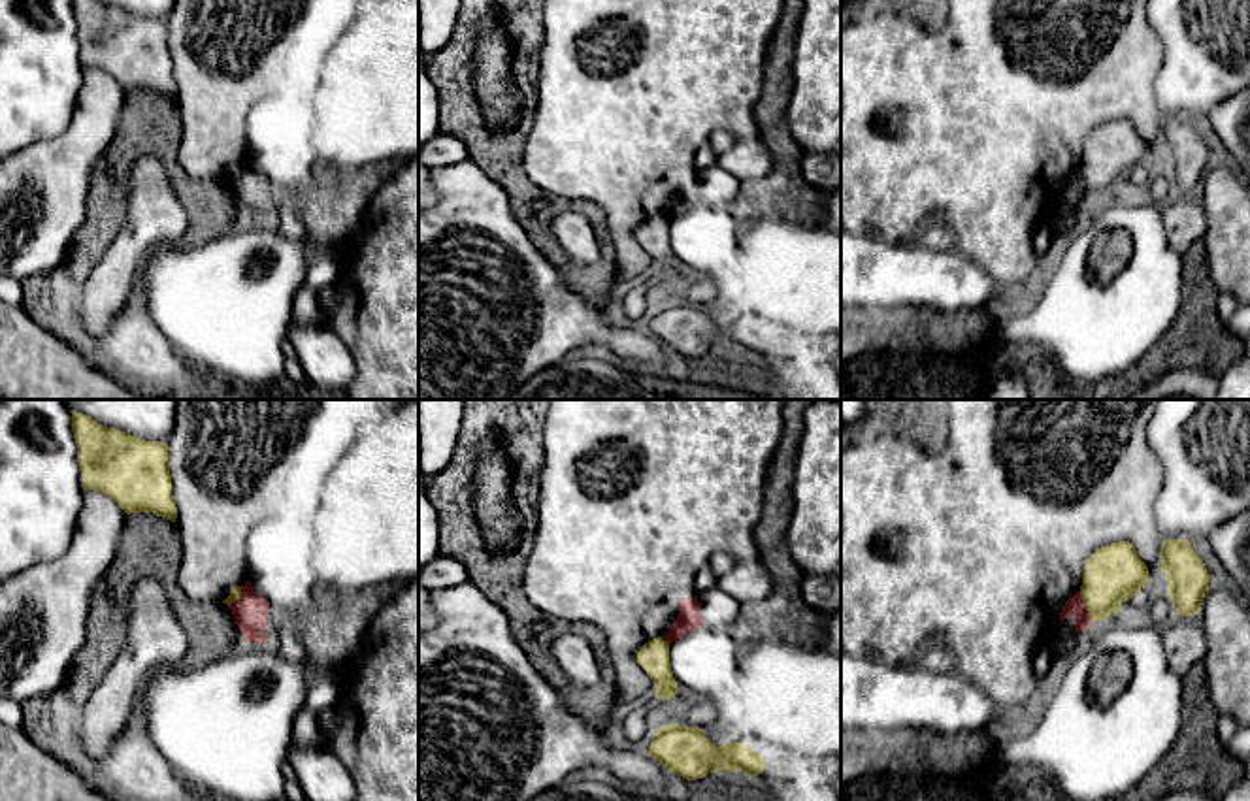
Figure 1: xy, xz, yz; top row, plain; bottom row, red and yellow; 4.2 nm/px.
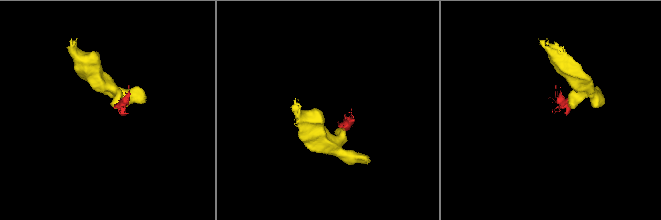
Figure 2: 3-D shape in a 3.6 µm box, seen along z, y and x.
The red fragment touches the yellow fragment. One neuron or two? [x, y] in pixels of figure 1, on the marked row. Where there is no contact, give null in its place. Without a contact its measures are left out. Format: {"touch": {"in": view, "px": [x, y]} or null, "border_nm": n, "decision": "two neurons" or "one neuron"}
{"touch": {"in": "yz", "px": [1083, 605]}, "border_nm": 150, "decision": "two neurons"}

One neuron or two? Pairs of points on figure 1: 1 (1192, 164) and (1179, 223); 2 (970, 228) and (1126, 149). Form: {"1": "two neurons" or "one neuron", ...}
{"1": "one neuron", "2": "one neuron"}

